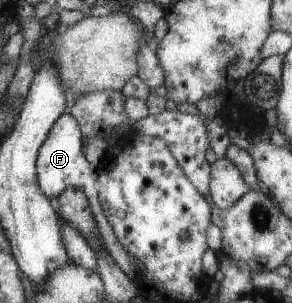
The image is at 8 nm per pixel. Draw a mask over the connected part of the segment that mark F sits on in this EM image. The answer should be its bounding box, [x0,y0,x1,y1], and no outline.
[35,115,134,280]

